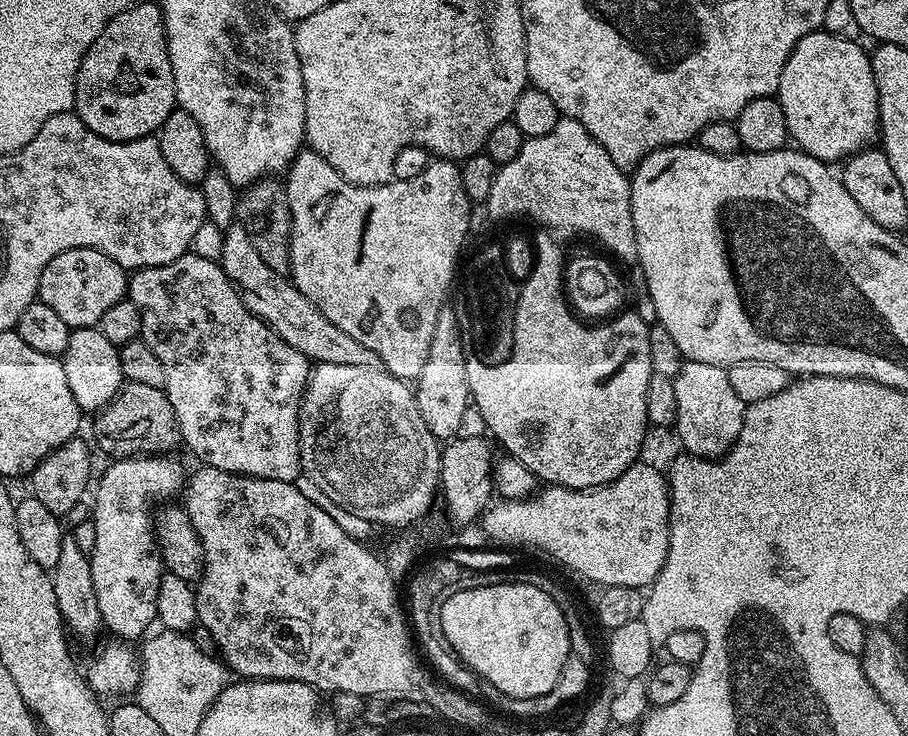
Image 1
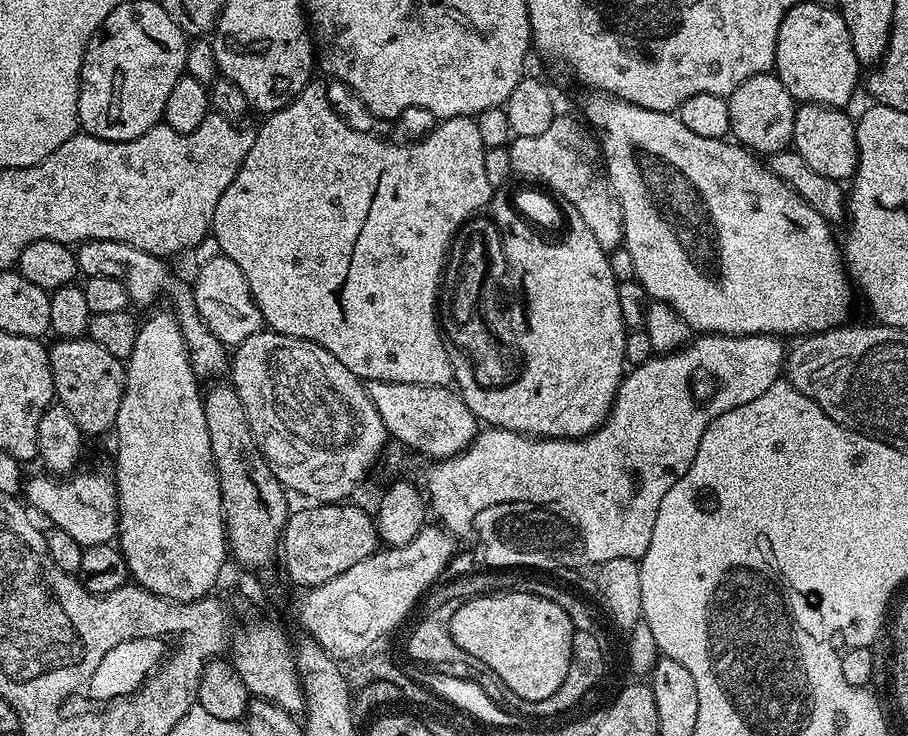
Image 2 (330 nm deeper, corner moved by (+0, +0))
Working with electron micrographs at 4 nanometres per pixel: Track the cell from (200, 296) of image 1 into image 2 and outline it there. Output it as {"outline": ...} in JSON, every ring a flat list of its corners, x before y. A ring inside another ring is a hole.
{"outline":[[85,240,75,249,76,261,81,273,85,277,101,276,102,278,114,278,126,286,126,294,133,305,141,304,148,308,159,296,164,296,172,288,172,304,176,321,180,323,180,333,184,335,184,341,188,347,188,357,192,363,197,377,212,376,208,378,220,378,225,375,230,364,229,349,213,333,209,332,206,322,200,317,196,309,196,303,192,297,191,287,186,283,176,284,172,272,167,268,165,261,159,256,151,256,146,250,138,250,126,242,110,242,109,240]]}

